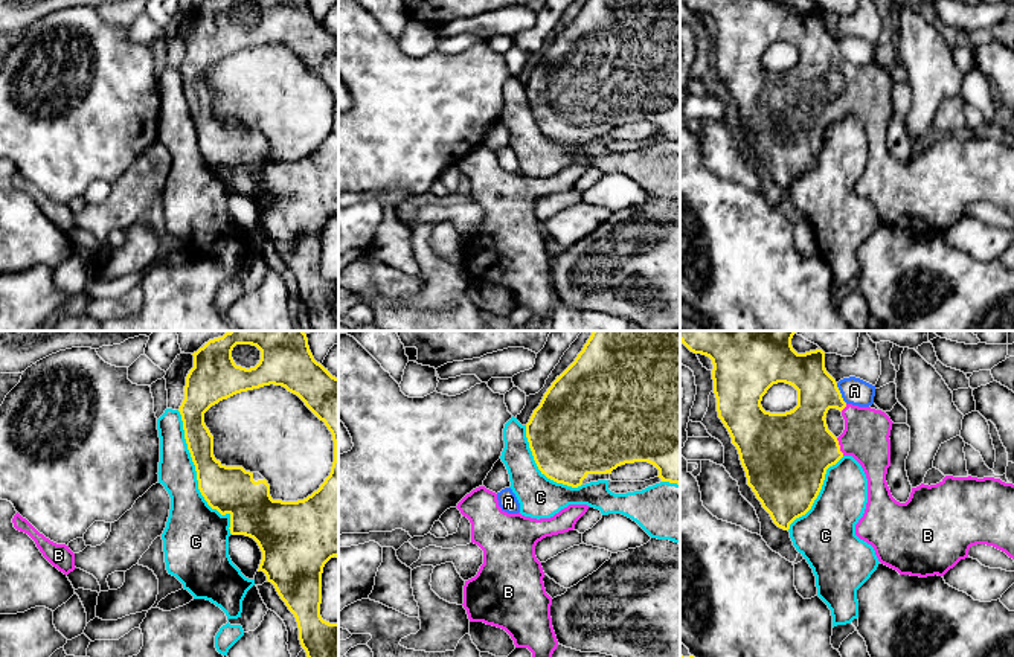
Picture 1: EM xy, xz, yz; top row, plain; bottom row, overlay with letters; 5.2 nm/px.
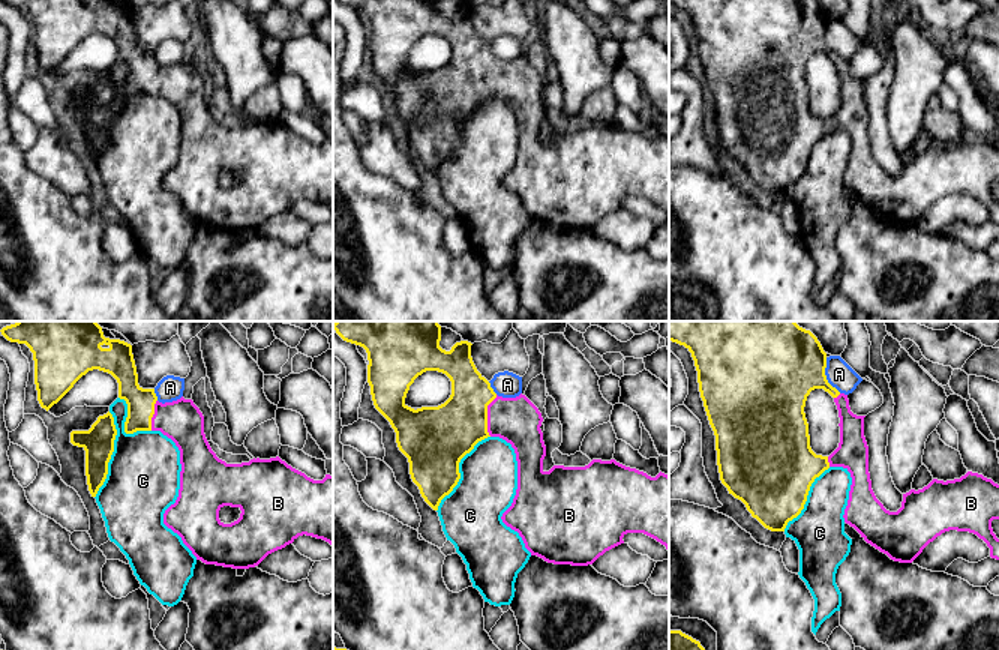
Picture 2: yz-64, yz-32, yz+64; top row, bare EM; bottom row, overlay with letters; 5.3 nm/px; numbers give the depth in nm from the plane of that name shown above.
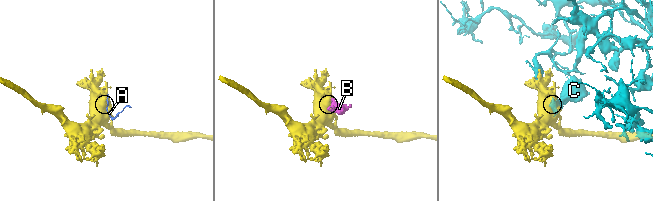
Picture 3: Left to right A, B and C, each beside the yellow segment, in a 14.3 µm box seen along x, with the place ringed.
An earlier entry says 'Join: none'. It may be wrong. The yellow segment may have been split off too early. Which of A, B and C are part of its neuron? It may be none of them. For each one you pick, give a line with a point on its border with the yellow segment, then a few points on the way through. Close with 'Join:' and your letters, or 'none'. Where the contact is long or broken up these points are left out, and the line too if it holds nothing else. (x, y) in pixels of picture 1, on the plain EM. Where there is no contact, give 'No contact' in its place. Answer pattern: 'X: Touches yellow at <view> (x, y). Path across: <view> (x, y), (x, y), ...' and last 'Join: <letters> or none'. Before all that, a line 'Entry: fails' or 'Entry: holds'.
Entry: fails
B: Touches yellow at yz (839, 105)
Join: B

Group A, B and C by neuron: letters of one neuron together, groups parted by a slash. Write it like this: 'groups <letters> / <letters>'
groups A / B / C

